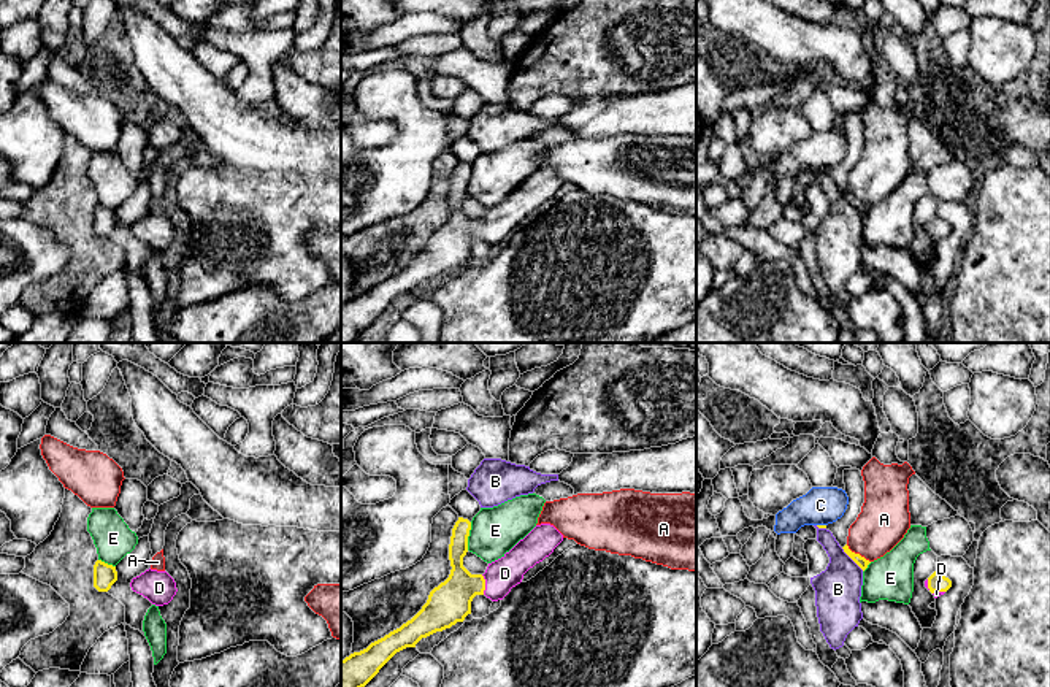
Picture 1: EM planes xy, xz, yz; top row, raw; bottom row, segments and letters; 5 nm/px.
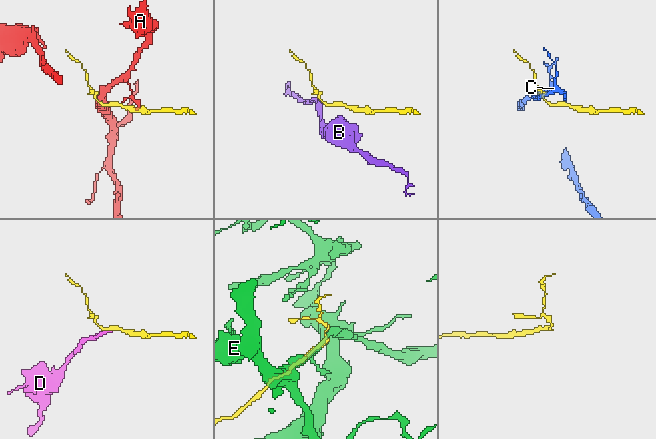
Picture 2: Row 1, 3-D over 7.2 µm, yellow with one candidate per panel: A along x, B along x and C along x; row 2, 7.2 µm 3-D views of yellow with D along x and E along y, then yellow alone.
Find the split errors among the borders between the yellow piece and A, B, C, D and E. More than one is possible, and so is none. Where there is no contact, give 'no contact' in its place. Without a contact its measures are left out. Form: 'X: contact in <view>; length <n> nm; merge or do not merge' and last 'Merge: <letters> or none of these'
A: contact in yz; length 160 nm; do not merge
B: contact in yz; length 170 nm; do not merge
C: contact in yz; length 50 nm; do not merge
D: contact in xz; length 110 nm; merge
E: contact in xz; length 150 nm; do not merge
Merge: D

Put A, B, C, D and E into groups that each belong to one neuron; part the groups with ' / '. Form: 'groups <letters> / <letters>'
groups A / B / C / D / E

